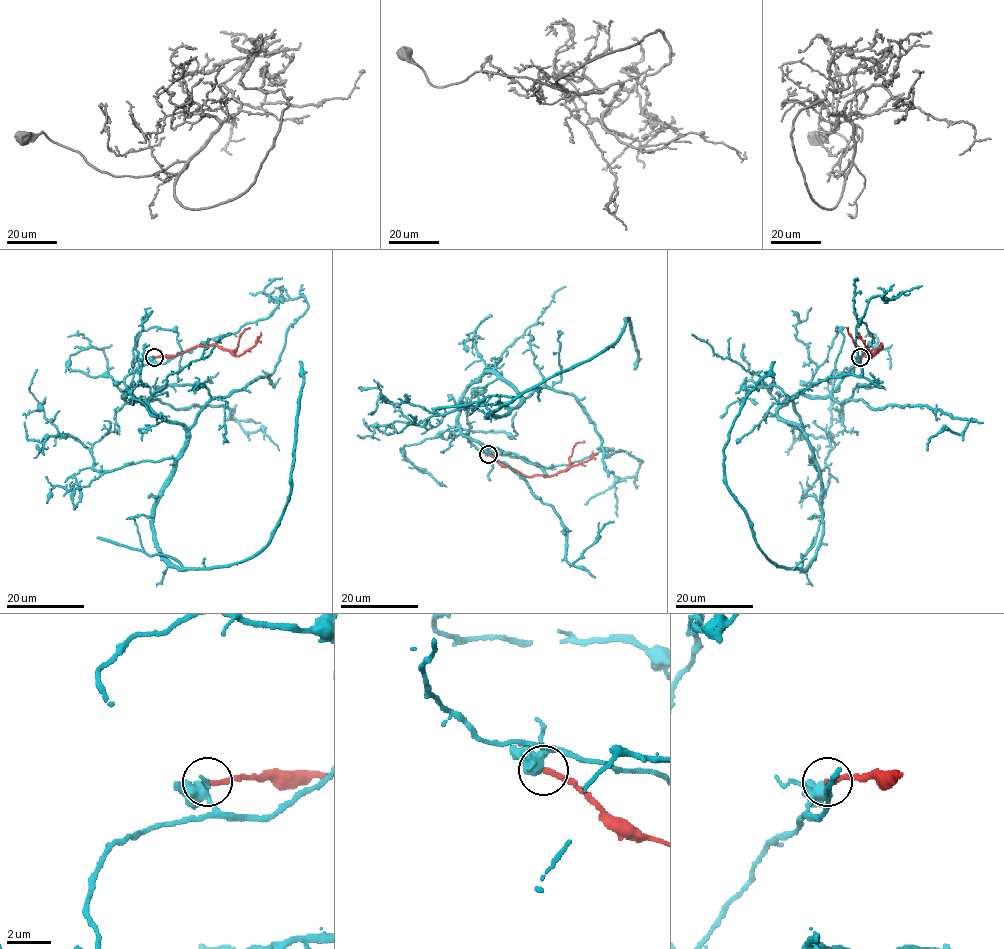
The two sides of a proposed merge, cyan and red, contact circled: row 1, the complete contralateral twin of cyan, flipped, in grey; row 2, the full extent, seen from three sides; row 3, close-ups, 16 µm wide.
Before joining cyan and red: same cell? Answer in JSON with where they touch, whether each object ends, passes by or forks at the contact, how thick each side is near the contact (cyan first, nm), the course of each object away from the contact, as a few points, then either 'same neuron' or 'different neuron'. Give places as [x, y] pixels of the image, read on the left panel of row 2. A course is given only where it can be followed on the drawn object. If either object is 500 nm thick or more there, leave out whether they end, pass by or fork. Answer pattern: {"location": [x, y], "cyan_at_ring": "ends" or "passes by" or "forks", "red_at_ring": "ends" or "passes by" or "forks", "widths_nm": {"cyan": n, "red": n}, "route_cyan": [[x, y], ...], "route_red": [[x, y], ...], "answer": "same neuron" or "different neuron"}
{"location": [154, 357], "cyan_at_ring": "forks", "red_at_ring": "ends", "widths_nm": {"cyan": 360, "red": 240}, "route_cyan": [[153, 357], [123, 396], [185, 430], [153, 519], [179, 569], [266, 545], [291, 486], [300, 361]], "route_red": [[154, 357], [174, 356], [195, 346], [217, 344], [235, 353], [239, 335], [250, 328]], "answer": "different neuron"}

